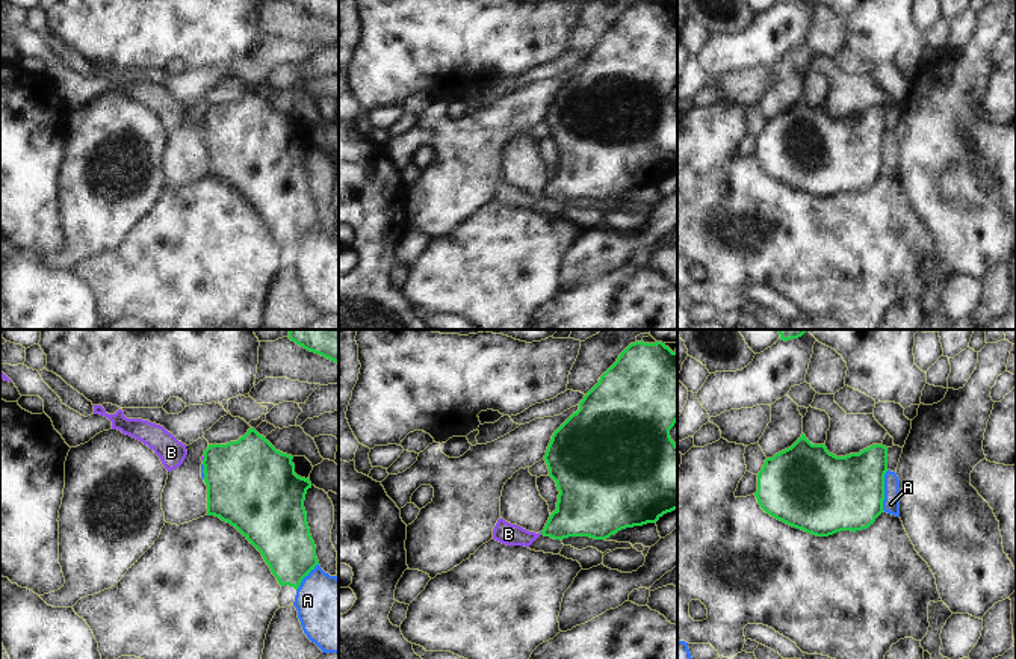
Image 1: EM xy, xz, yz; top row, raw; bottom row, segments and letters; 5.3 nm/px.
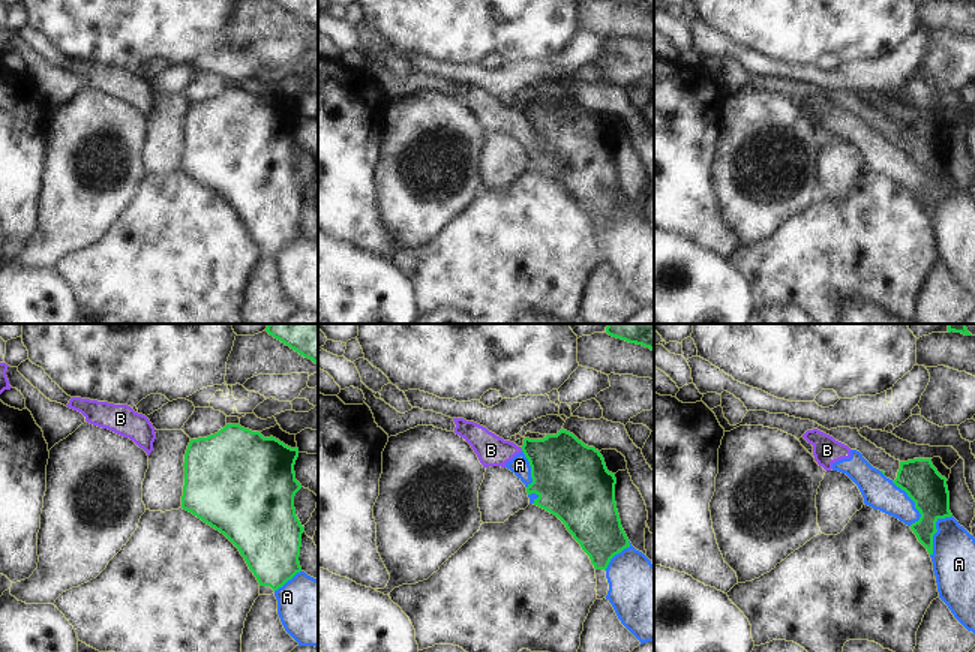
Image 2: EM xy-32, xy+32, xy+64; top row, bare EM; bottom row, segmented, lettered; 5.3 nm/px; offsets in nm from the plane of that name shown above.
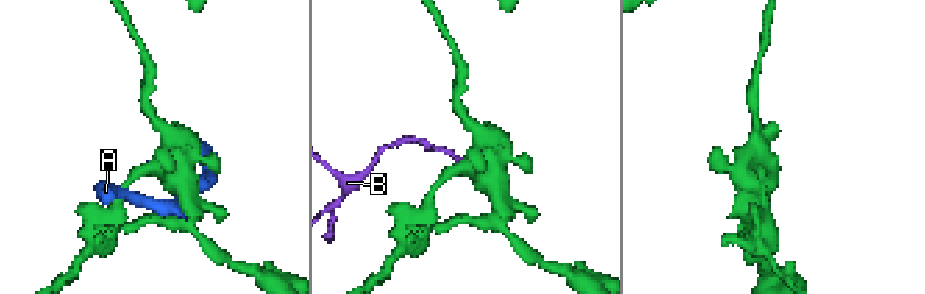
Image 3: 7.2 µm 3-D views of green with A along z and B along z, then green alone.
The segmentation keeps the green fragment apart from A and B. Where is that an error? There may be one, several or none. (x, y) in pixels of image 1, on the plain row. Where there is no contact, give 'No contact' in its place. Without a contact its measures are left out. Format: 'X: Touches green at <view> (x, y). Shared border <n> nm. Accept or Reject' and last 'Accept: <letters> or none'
A: Touches green at yz (883, 151). Shared border 220 nm. Reject
B: Touches green at xy (204, 120). Shared border 30 nm. Reject
Accept: none.

